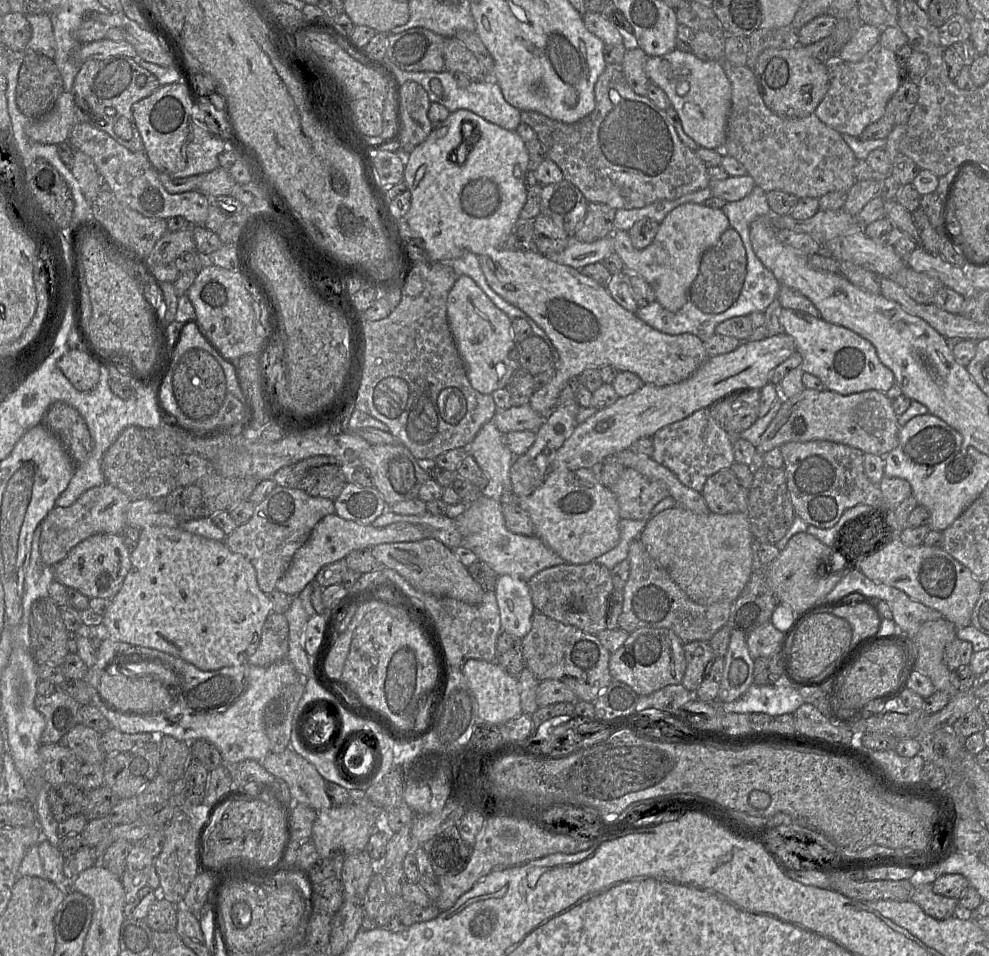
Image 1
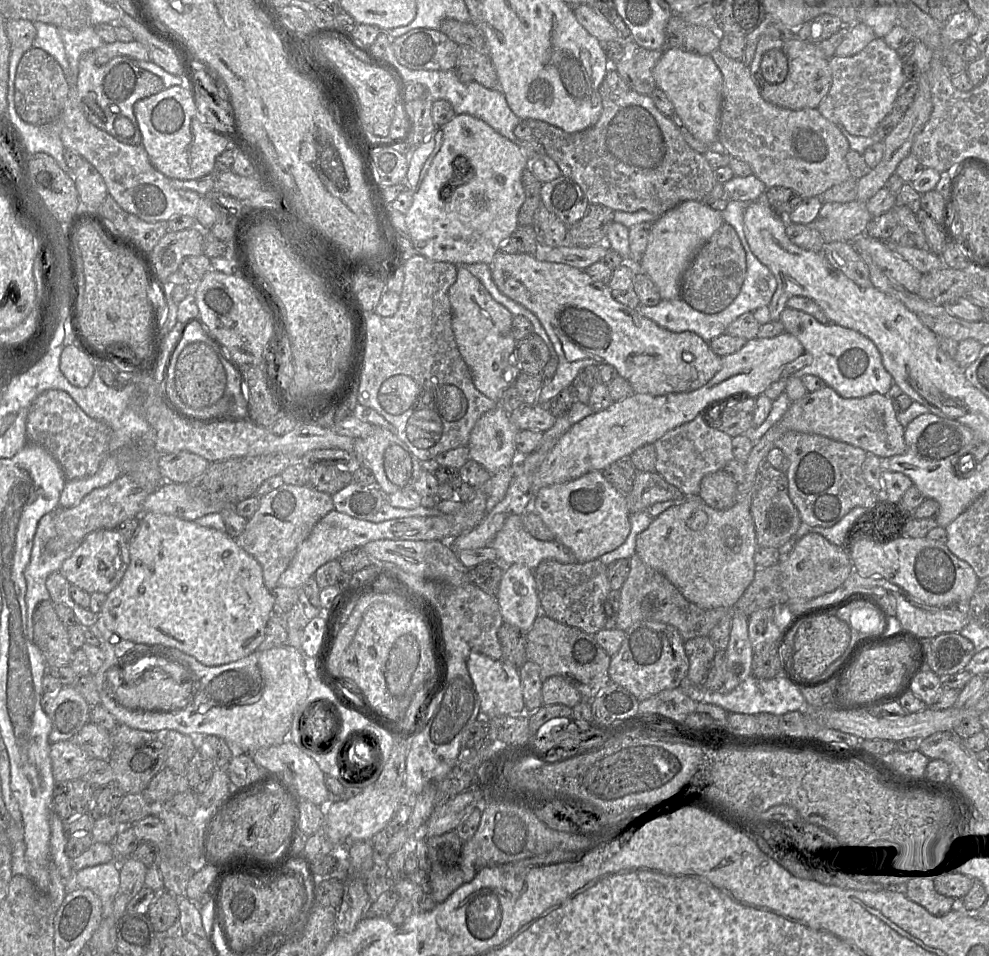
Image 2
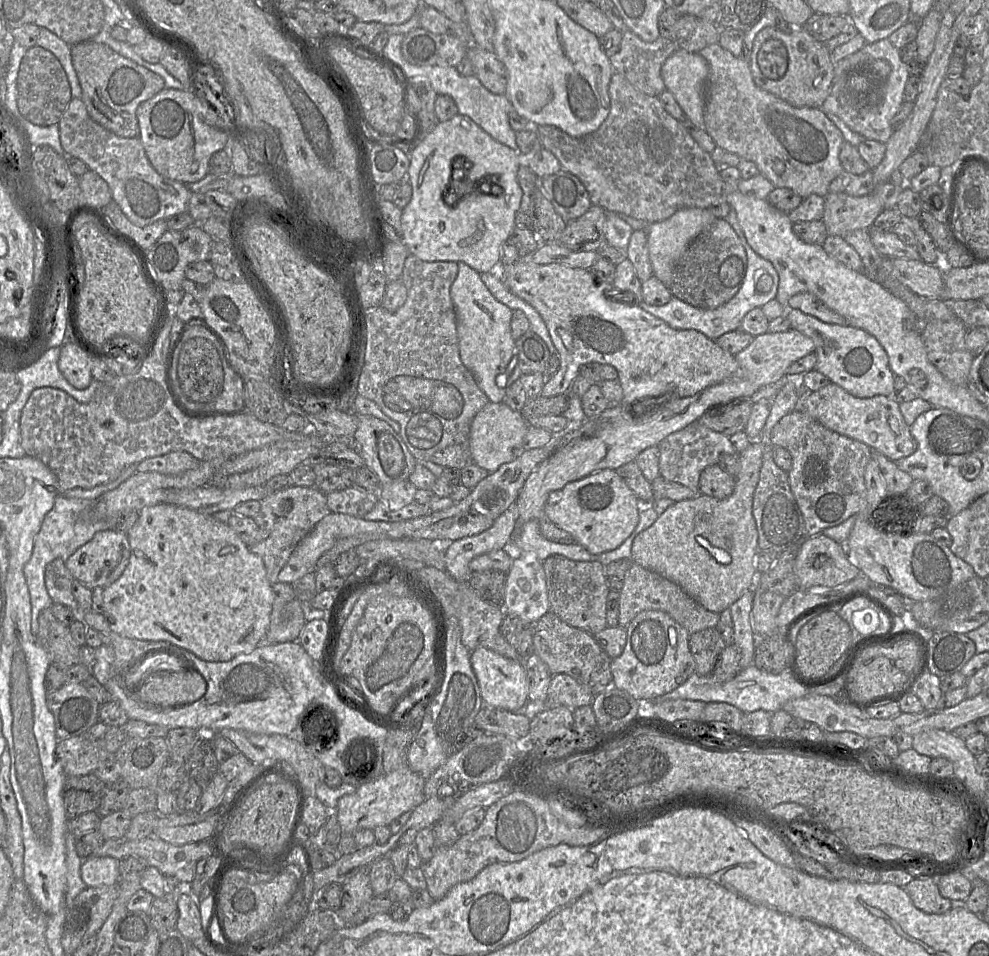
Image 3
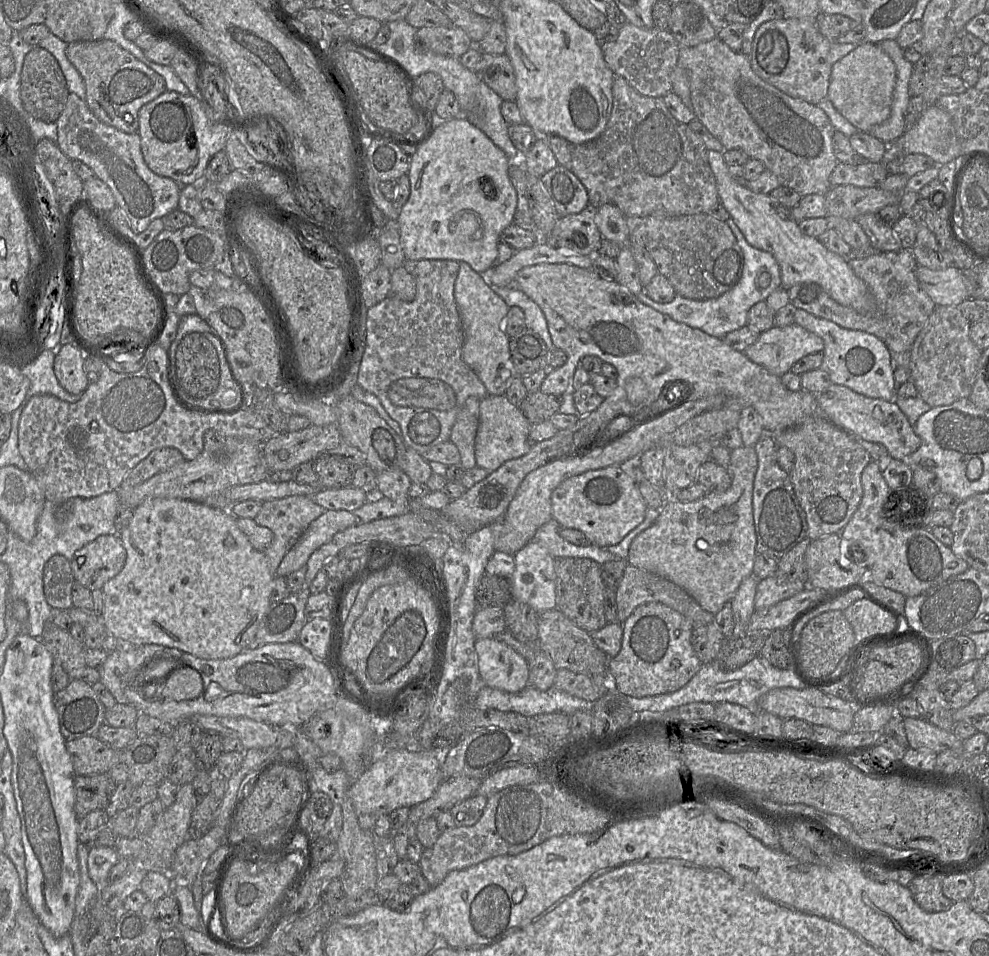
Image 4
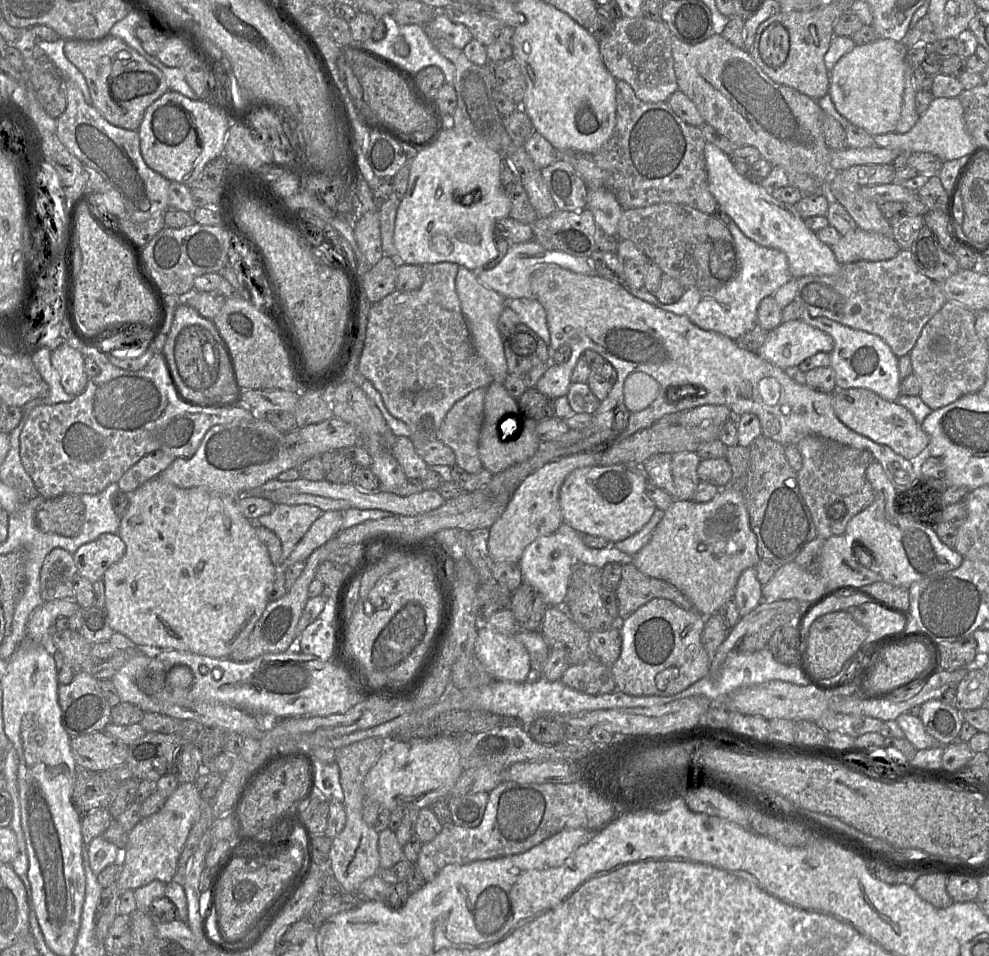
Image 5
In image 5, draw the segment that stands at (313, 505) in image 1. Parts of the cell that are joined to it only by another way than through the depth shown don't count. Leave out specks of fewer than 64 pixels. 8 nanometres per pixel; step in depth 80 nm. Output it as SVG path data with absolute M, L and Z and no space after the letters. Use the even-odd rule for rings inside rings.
M276 504L271 512L252 521L271 530L280 539L282 567L277 569L283 569L283 561L321 513L319 508L308 504Z

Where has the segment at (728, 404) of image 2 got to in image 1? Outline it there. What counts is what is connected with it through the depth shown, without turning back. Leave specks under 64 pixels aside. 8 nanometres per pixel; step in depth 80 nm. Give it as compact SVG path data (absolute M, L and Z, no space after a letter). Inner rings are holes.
M743 390L716 402L709 409L712 417L731 436L739 436L759 417L760 390Z

